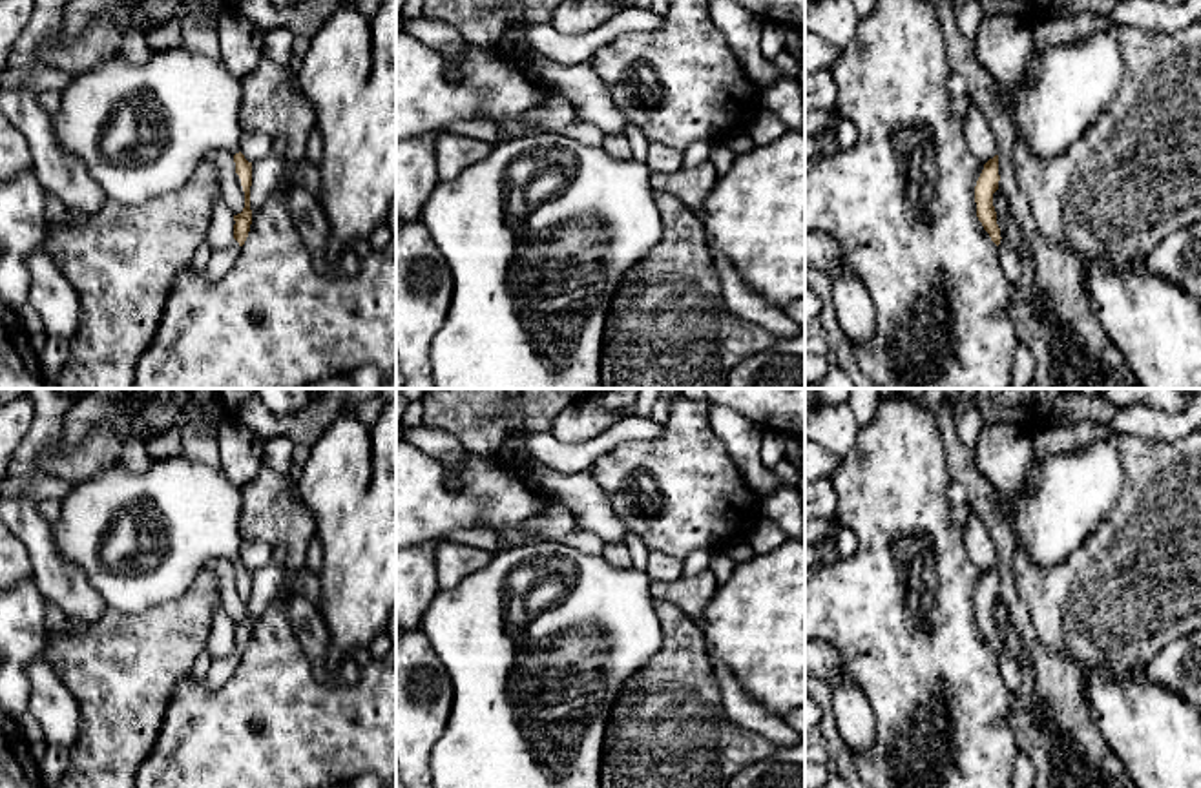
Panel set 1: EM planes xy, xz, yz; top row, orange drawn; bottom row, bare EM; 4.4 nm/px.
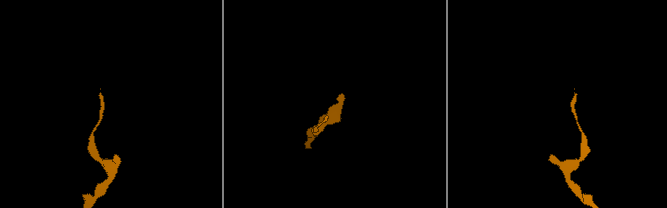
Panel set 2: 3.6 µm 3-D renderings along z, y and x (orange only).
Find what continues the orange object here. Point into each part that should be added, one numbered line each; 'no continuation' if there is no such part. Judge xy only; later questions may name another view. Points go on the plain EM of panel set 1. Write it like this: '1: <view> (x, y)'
1: xy (141, 539)

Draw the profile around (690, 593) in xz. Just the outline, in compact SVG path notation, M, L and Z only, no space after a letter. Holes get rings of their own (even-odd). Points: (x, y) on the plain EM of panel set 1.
M708 567L695 576L652 580L648 591L653 600L672 602L690 618L701 620L706 604L715 595L717 587L715 575Z

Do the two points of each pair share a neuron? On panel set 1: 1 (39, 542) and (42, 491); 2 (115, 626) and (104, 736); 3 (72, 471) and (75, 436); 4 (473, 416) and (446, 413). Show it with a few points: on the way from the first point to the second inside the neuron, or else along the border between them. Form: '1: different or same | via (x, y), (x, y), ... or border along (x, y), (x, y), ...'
1: different | border along (19, 497), (39, 500)
2: same | via (115, 653), (115, 708)
3: different | border along (115, 436), (95, 429), (70, 449), (59, 438)
4: same | via (466, 413), (453, 413)

